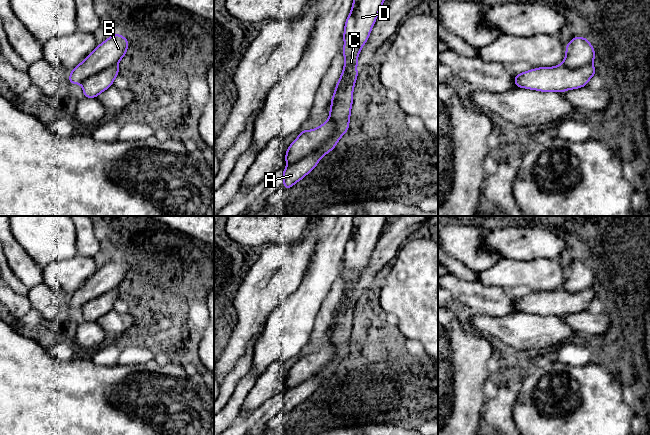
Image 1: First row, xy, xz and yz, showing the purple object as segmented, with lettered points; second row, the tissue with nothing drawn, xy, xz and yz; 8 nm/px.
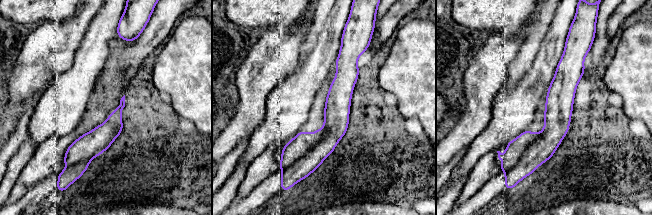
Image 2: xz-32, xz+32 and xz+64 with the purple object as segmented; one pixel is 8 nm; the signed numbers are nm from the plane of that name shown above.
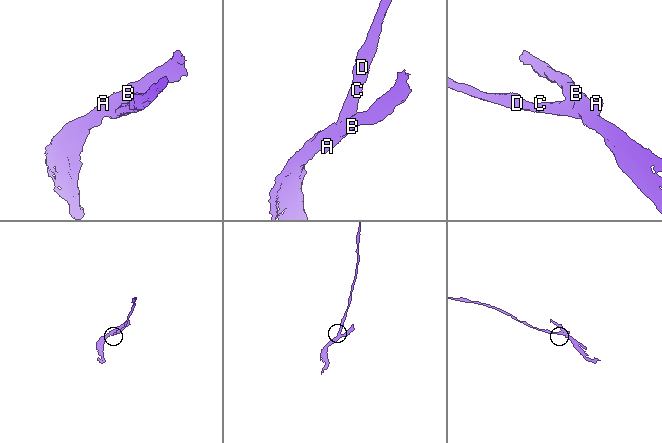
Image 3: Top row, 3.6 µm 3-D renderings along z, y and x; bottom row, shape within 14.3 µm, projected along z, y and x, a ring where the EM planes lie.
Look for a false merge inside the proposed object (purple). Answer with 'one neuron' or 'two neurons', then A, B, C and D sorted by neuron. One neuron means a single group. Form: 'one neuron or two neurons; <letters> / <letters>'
two neurons; A C D / B

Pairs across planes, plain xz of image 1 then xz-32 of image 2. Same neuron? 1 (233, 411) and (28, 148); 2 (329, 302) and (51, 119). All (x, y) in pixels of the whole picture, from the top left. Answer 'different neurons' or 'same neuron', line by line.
1: same neuron
2: different neurons

